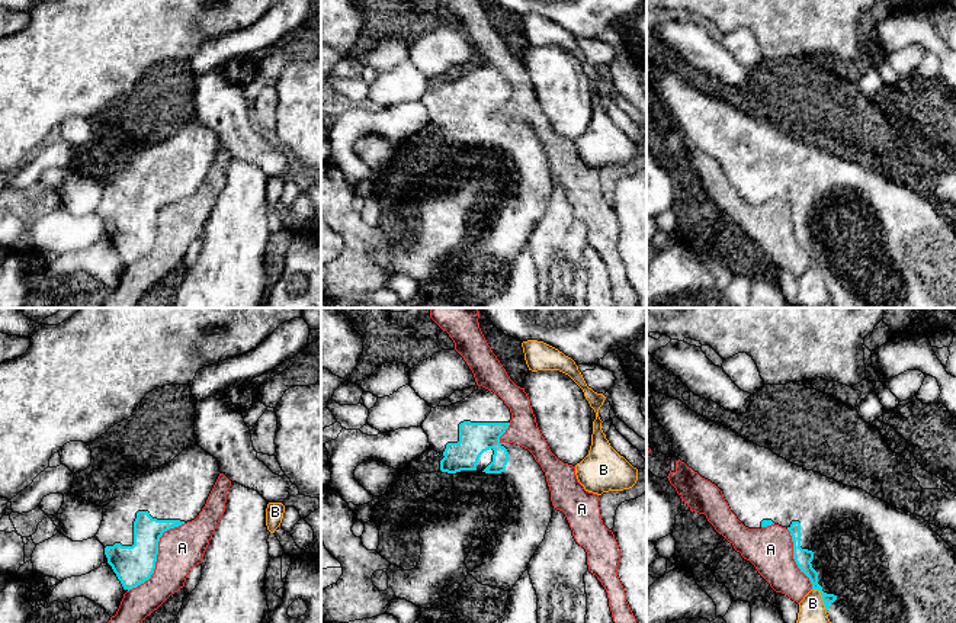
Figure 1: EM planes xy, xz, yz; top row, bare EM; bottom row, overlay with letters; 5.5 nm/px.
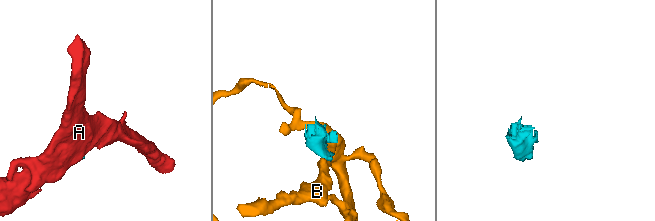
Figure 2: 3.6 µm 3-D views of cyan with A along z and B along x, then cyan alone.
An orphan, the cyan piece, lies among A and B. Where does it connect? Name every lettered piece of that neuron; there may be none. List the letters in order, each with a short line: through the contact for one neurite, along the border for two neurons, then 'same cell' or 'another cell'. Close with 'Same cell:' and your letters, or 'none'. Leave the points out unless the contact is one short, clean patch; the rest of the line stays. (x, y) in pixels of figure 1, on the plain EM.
A: another cell
B: line yz (812, 263), (820, 267), (825, 285); another cell
Same cell: none

